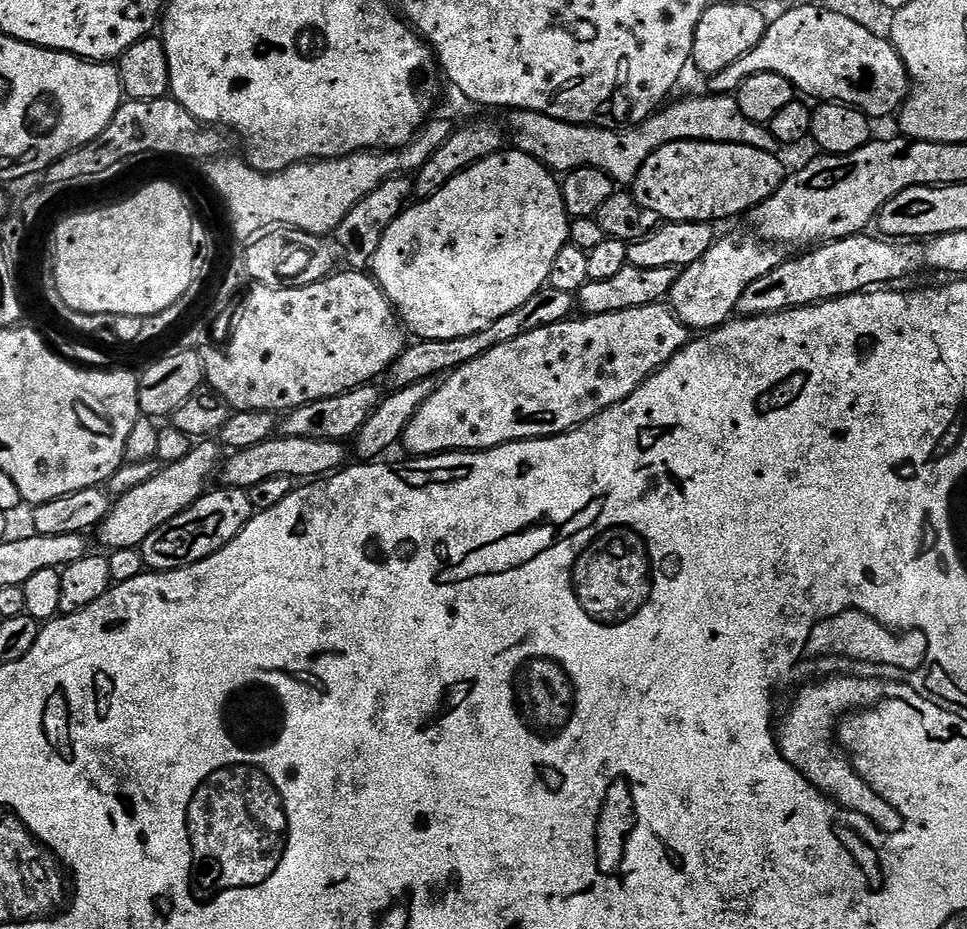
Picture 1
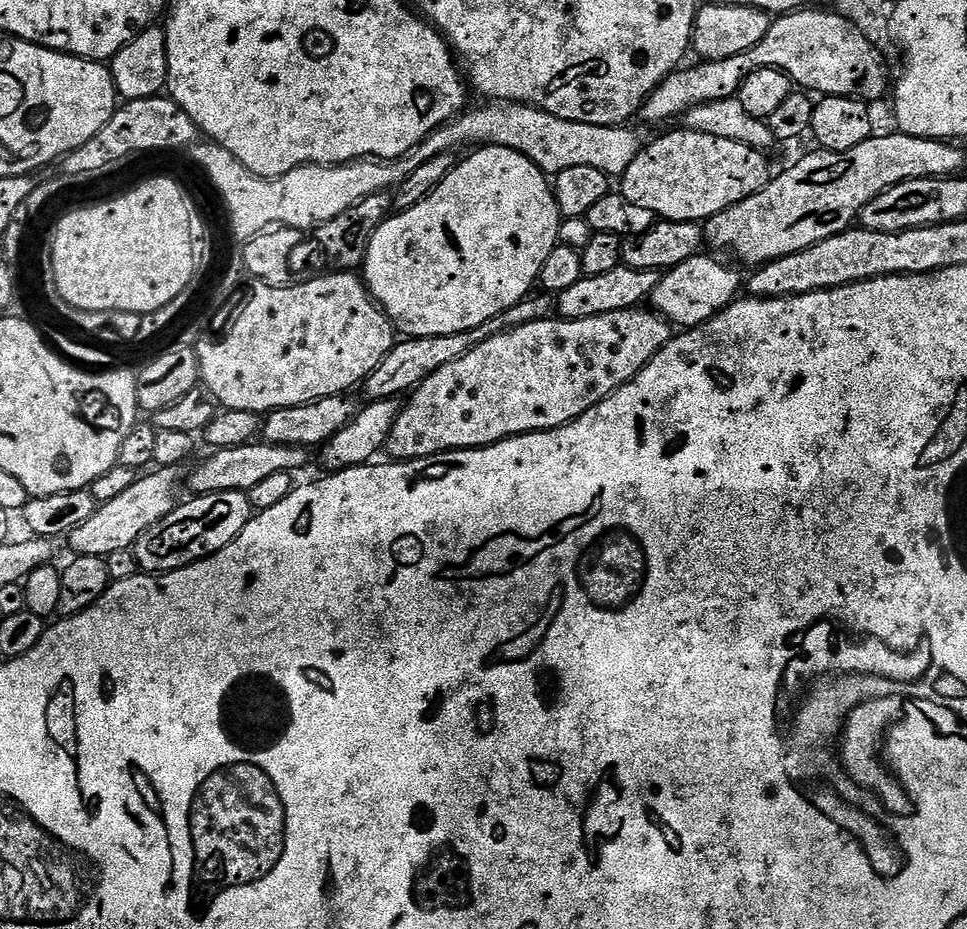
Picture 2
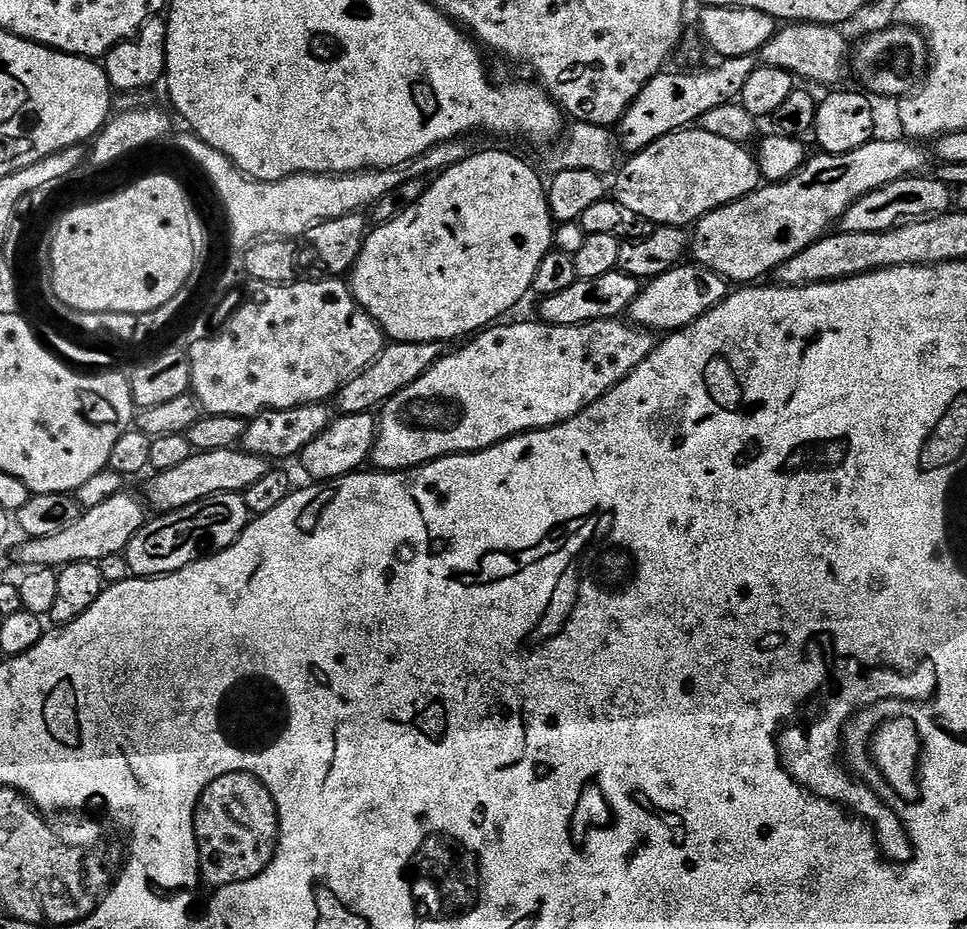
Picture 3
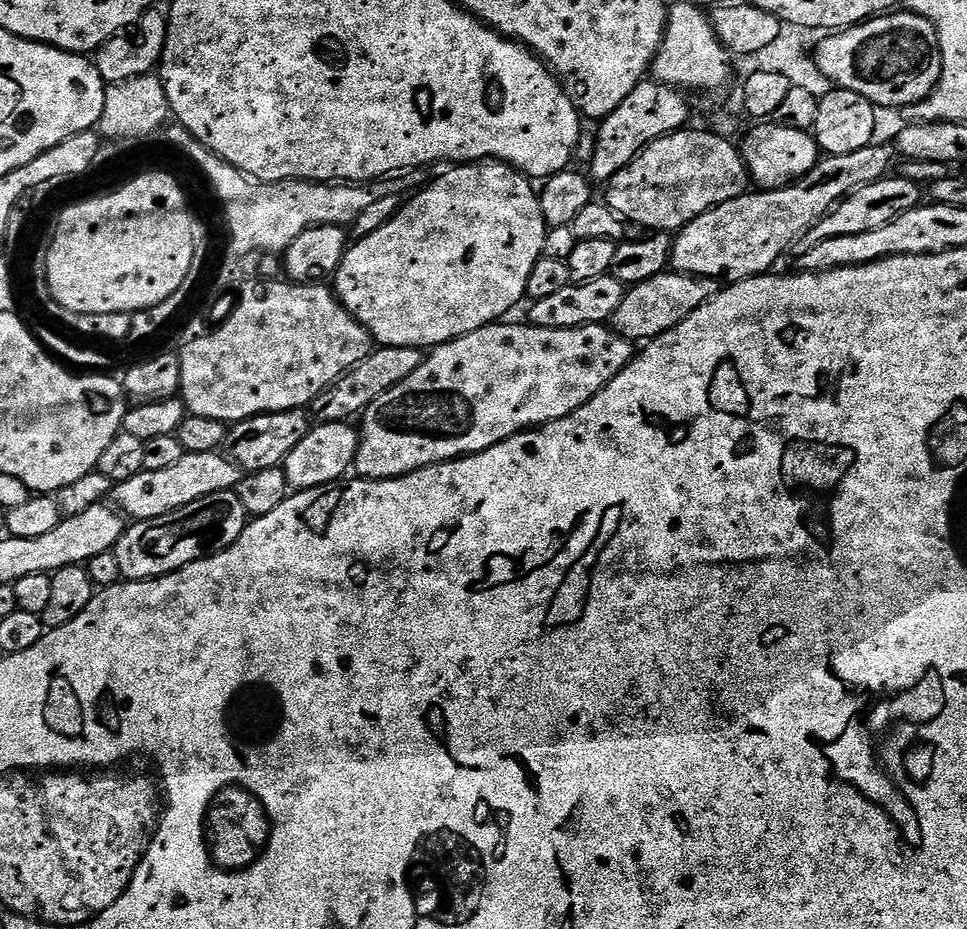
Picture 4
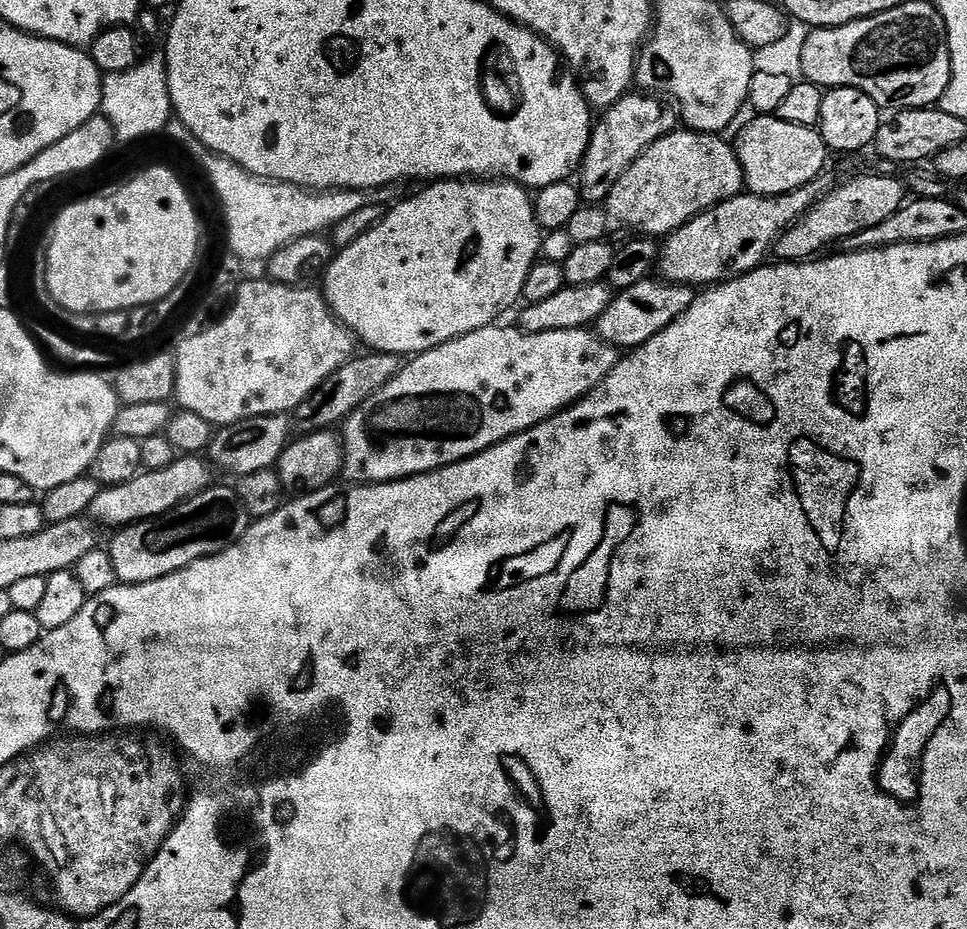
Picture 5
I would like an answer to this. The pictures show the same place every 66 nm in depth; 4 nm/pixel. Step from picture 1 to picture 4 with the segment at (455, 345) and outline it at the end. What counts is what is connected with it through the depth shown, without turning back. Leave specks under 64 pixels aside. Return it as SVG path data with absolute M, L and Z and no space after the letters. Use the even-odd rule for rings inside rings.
M410 346L373 347L366 358L359 360L349 372L339 376L330 386L326 386L326 390L322 390L322 394L318 394L318 398L312 400L311 415L321 424L355 421L367 410L370 402L374 402L374 398L382 398L386 390L394 390L398 382L406 382L406 378L410 378L410 374L414 374L414 370L422 366L424 357L425 353L421 349Z

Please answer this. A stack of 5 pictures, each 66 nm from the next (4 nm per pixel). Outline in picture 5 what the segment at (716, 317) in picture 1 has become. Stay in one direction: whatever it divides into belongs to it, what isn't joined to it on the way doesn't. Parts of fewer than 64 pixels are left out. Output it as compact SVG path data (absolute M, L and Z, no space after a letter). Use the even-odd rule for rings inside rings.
M659 278L643 280L613 295L610 306L606 306L606 310L602 310L596 320L594 331L618 350L637 348L650 342L654 334L662 334L662 330L666 330L674 318L686 314L693 295L693 289L686 284L670 284Z

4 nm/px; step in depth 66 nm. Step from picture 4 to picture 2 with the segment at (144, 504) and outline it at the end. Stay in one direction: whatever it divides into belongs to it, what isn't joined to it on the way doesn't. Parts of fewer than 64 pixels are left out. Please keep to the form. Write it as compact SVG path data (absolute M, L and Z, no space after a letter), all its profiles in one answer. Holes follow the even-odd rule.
M253 442L246 446L234 446L233 448L219 449L209 460L204 460L193 472L189 471L186 476L186 488L189 493L197 496L214 494L215 492L242 492L248 493L250 486L263 482L273 474L290 472L299 473L298 470L308 460L309 453L302 448L290 446L278 446Z

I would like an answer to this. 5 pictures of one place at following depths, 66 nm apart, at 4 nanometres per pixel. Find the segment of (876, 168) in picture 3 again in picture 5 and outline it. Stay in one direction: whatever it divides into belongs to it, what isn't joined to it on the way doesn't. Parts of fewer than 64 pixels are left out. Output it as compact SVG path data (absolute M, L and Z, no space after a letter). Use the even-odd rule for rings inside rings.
M824 174L788 195L741 194L707 208L694 219L686 221L681 228L668 233L658 261L659 279L670 284L711 286L733 276L745 276L747 272L753 272L765 263L764 255L773 251L780 233L792 227L833 187L834 180Z

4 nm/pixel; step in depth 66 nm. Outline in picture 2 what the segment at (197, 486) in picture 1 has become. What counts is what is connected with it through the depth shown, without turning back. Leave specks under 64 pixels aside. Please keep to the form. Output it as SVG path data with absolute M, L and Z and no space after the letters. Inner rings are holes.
M183 467L156 468L144 475L137 478L134 486L130 486L123 494L118 494L118 498L99 505L96 513L86 518L82 526L68 533L67 543L72 543L73 553L76 556L106 557L115 554L118 550L132 548L138 542L138 538L146 534L150 526L154 526L154 522L162 522L166 514L176 509L181 499L180 488L182 492L182 485L186 480L185 469Z

